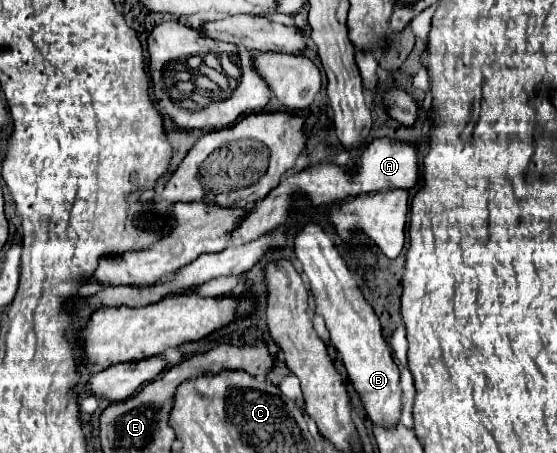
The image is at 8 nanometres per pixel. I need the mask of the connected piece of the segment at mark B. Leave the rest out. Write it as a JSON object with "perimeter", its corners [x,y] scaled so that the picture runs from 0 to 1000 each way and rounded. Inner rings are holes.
{"perimeter":[[[549,486],[549,503],[531,517],[531,570],[542,587],[546,609],[557,623],[557,640],[567,667],[567,693],[582,702],[585,724],[592,733],[592,751],[603,764],[610,790],[618,795],[628,843],[646,874],[661,923],[689,940],[715,936],[722,914],[718,817],[704,790],[700,764],[686,742],[682,706],[671,693],[668,675],[654,662],[600,534],[560,486]]]}

